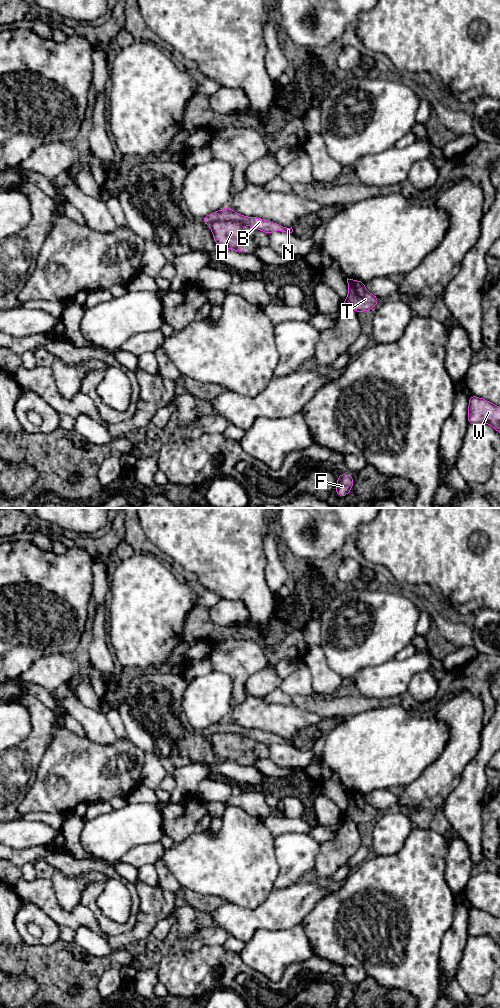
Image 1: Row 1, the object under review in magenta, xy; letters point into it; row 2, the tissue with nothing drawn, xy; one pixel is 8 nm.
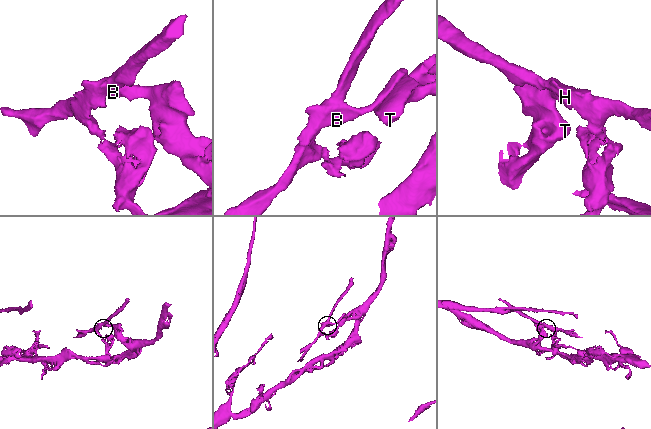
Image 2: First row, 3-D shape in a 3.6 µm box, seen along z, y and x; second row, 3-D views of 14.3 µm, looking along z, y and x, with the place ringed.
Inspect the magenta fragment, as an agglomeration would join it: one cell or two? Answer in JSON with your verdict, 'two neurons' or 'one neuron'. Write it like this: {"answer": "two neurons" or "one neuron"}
{"answer": "two neurons"}

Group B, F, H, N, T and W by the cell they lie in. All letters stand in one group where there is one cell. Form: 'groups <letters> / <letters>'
groups B N T W / F H

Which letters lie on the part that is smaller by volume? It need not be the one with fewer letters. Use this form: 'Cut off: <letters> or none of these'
Cut off: F, H

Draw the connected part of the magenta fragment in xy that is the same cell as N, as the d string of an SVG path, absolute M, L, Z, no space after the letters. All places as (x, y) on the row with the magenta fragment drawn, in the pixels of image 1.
M228 206L221 210L208 214L201 221L204 224L209 225L209 226L215 221L240 222L243 225L247 225L257 230L263 231L268 235L275 231L286 232L286 233L293 232L292 227L291 228L284 227L278 223L265 220L265 219L261 219L258 217L244 216L242 214L235 212L233 209L229 208Z

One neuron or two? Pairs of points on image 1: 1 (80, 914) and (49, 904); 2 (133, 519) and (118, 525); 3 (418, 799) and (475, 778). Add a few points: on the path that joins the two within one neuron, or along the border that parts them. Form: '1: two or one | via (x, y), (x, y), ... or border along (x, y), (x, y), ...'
1: one | via (72, 915), (60, 915), (57, 912)
2: two | border along (125, 518), (125, 538), (123, 540)
3: two | border along (467, 764), (457, 786), (441, 802)

